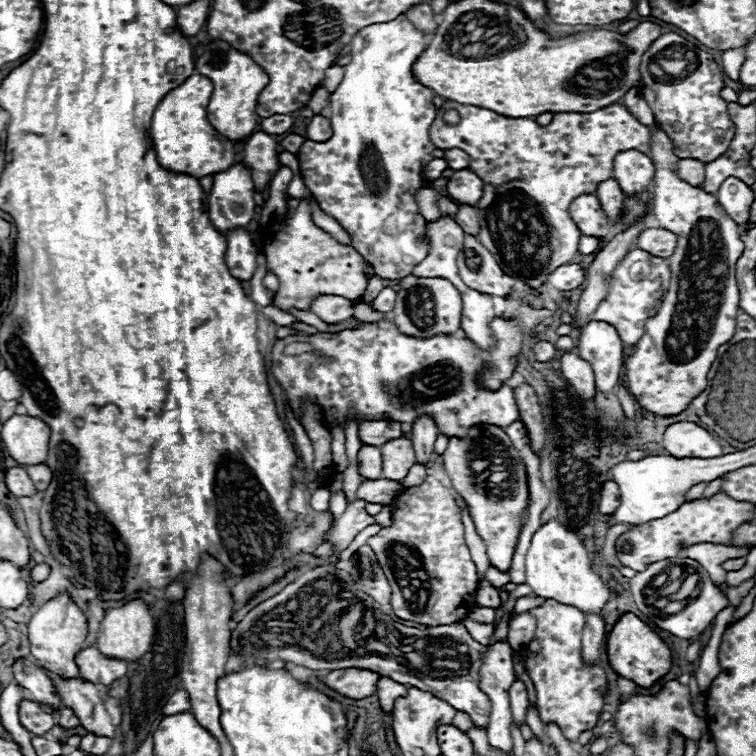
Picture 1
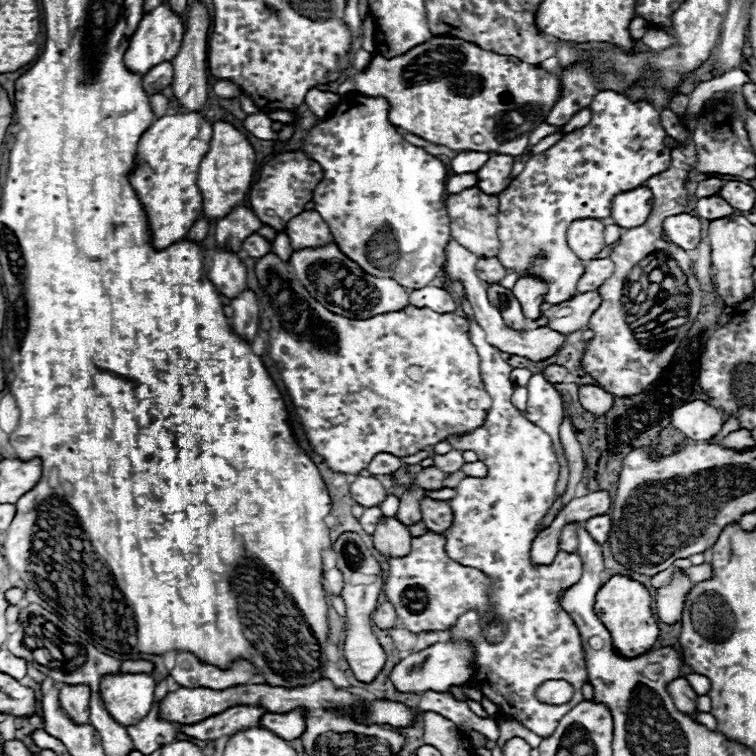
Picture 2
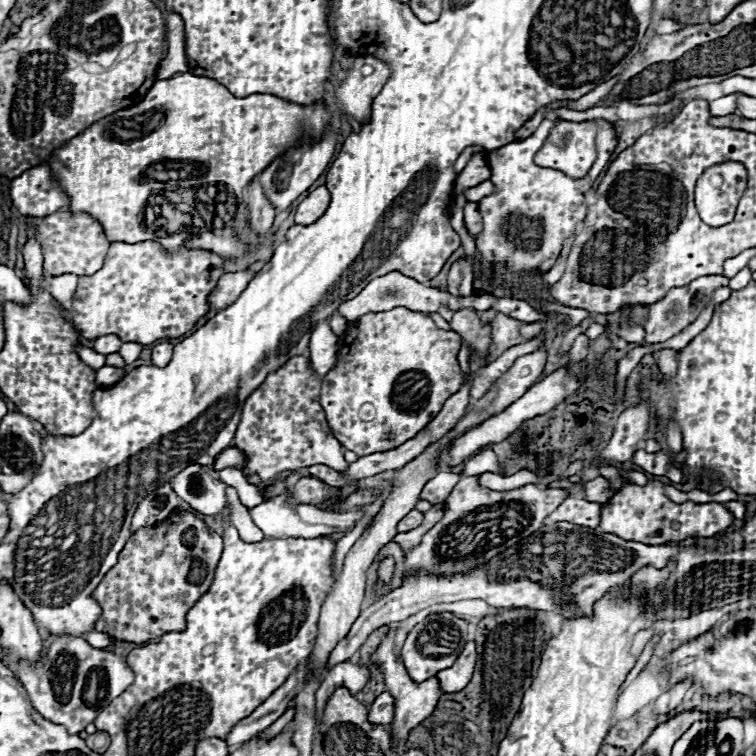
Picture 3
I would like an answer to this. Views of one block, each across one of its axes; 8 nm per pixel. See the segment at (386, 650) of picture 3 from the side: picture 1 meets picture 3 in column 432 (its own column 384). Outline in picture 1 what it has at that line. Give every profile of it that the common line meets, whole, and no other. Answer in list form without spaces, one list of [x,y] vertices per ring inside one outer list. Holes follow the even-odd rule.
[[[380,678],[378,680],[378,698],[380,698],[380,706],[384,712],[392,712],[394,708],[394,702],[396,698],[400,696],[406,696],[408,694],[408,688],[404,684],[398,684],[394,682],[392,678]]]

